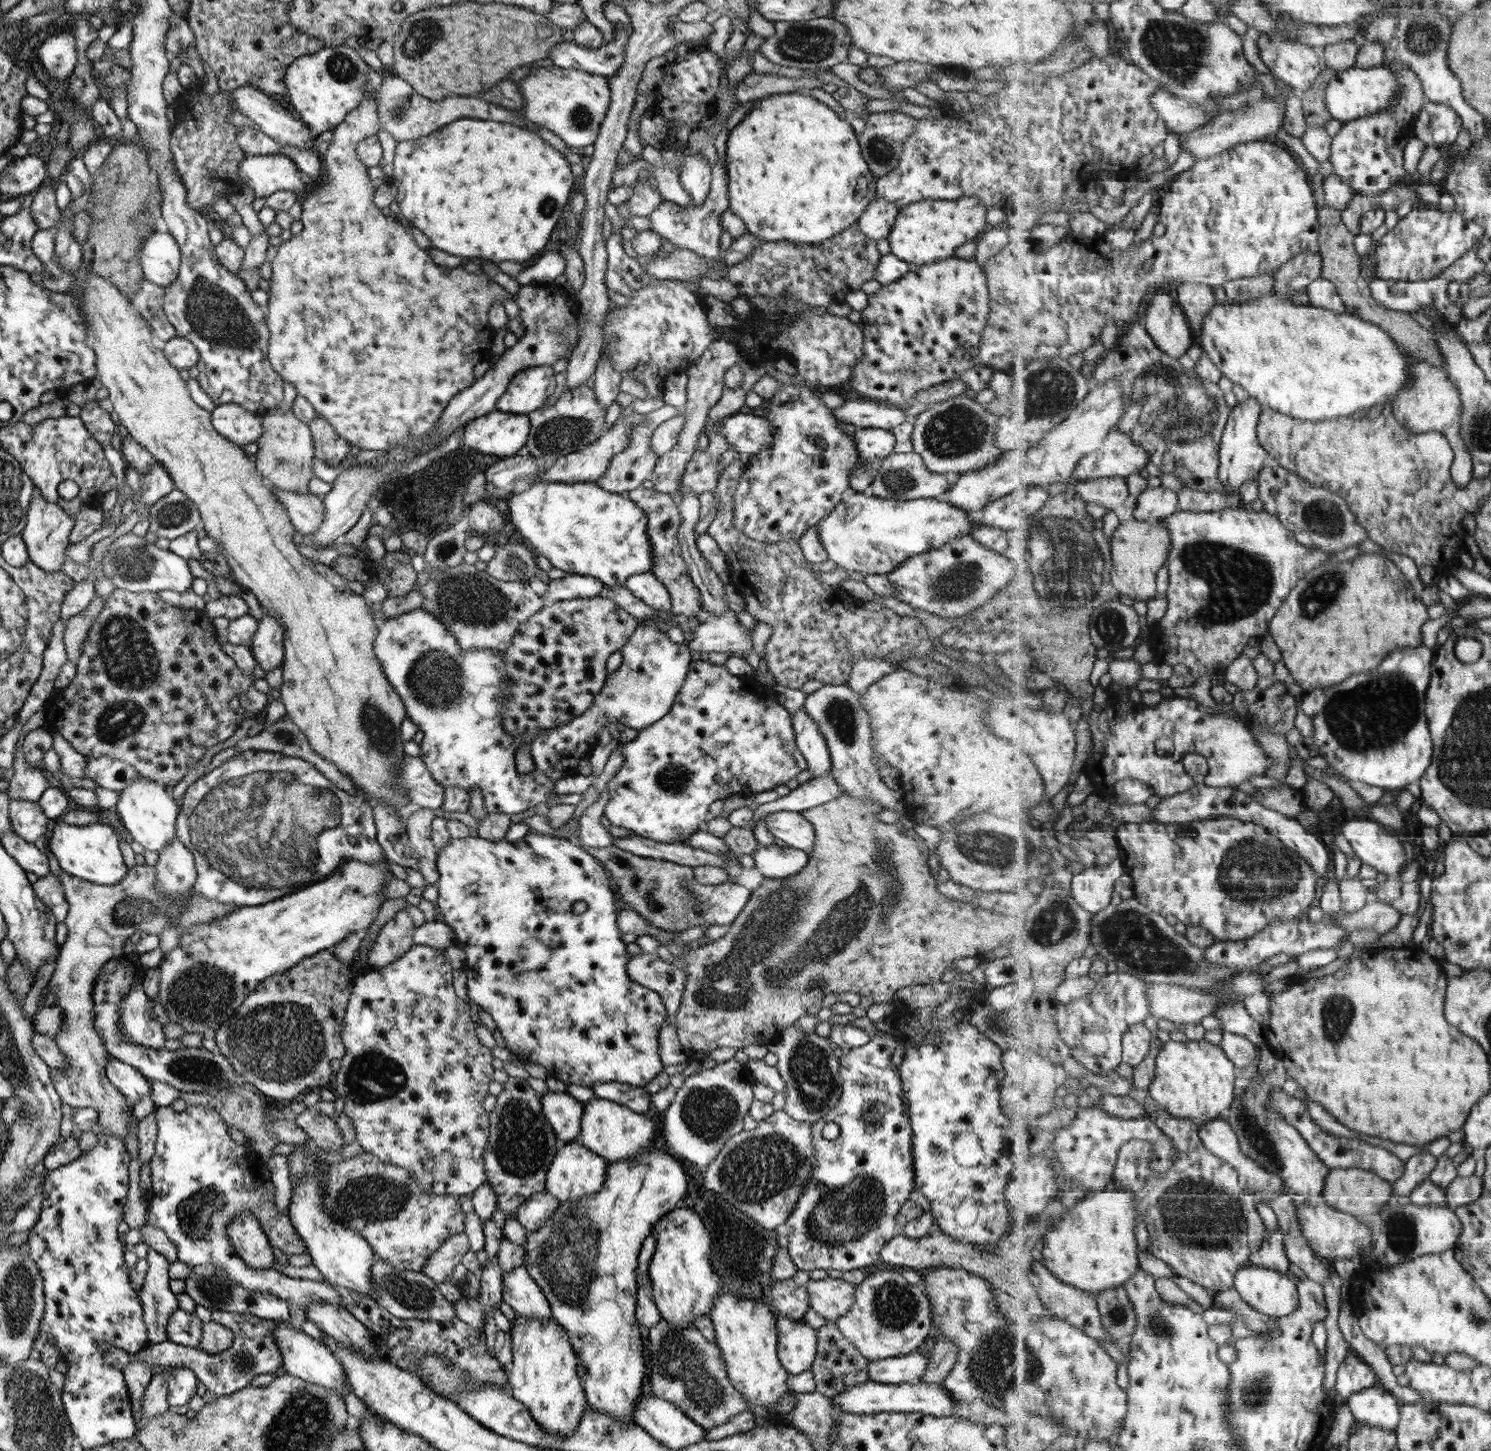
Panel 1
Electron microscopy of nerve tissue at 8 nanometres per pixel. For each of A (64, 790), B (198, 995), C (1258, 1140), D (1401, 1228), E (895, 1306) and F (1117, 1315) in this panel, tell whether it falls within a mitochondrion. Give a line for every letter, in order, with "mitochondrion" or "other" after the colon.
A: other
B: mitochondrion
C: mitochondrion
D: mitochondrion
E: mitochondrion
F: mitochondrion

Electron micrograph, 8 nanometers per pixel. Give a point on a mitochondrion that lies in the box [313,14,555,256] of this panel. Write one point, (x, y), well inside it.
(413, 44)

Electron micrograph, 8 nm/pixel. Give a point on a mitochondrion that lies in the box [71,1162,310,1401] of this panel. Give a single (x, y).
(199, 1214)

